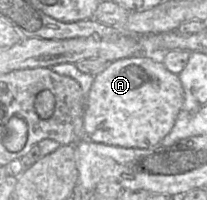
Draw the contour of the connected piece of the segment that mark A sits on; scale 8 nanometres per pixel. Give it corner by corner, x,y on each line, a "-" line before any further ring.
134,56
113,61
109,63
108,67
103,72
94,77
93,85
88,93
87,105
84,111
85,139
96,143
124,148
151,148
157,146
172,130
183,102
184,90
178,75
167,70
159,57

